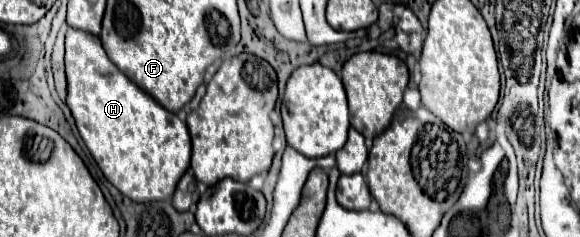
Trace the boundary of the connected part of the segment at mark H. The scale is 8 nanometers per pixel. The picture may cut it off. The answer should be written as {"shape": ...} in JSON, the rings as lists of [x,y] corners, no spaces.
{"shape":[[[68,28],[66,32],[66,76],[68,76],[68,106],[76,120],[78,132],[86,142],[90,154],[98,162],[100,170],[124,196],[134,202],[146,200],[170,200],[178,180],[190,166],[190,132],[174,112],[168,112],[152,96],[142,92],[130,82],[106,56],[100,38],[82,30]]]}

